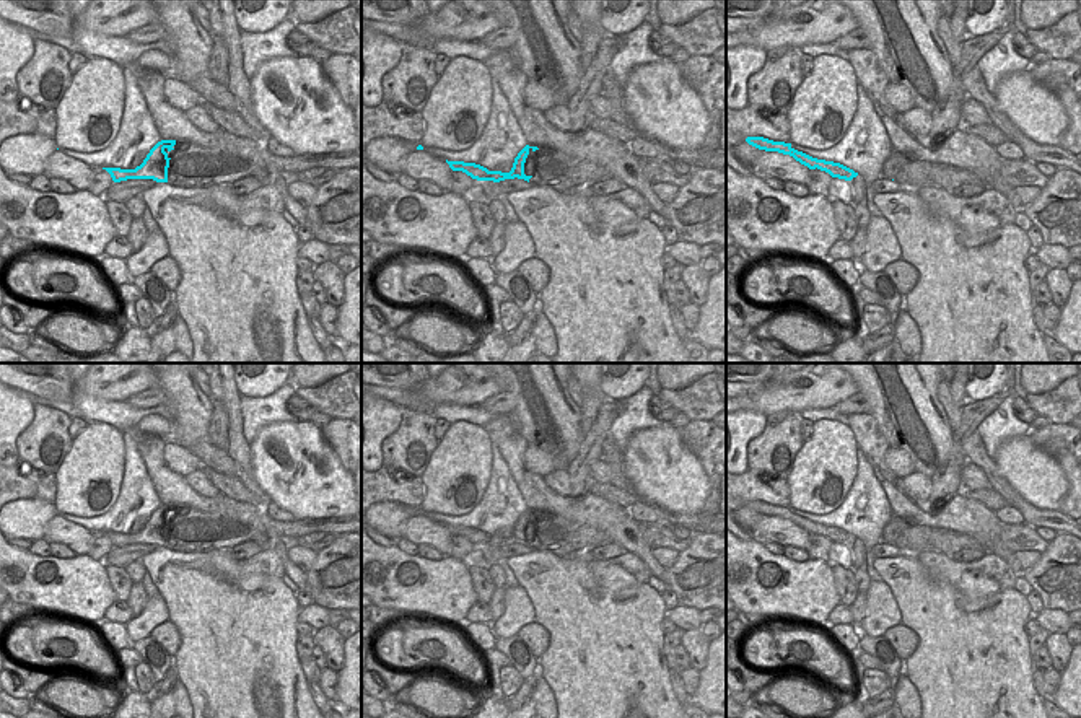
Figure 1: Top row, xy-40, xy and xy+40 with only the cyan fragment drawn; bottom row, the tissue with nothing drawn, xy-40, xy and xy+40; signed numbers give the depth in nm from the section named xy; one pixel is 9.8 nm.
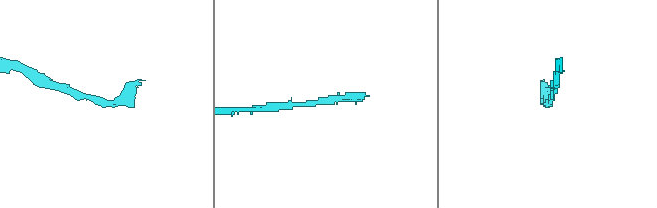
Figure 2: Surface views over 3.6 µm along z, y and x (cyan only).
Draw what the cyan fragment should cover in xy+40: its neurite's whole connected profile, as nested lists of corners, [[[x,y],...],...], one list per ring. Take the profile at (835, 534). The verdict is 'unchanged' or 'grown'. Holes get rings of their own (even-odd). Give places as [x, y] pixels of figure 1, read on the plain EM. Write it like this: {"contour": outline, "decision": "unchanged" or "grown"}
{"contour": [[[747,501],[746,506],[759,514],[778,516],[783,519],[790,519],[796,526],[799,526],[801,529],[807,531],[809,534],[817,532],[821,536],[829,537],[832,542],[851,545],[853,542],[858,541],[858,537],[855,537],[853,534],[850,534],[840,528],[817,524],[817,523],[812,523],[803,516],[798,516],[791,511],[791,508],[773,506],[773,505],[764,503],[764,501]]], "decision": "unchanged"}

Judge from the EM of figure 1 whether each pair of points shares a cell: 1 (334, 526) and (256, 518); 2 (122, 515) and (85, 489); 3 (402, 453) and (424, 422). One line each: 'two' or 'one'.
1: one
2: two
3: one

